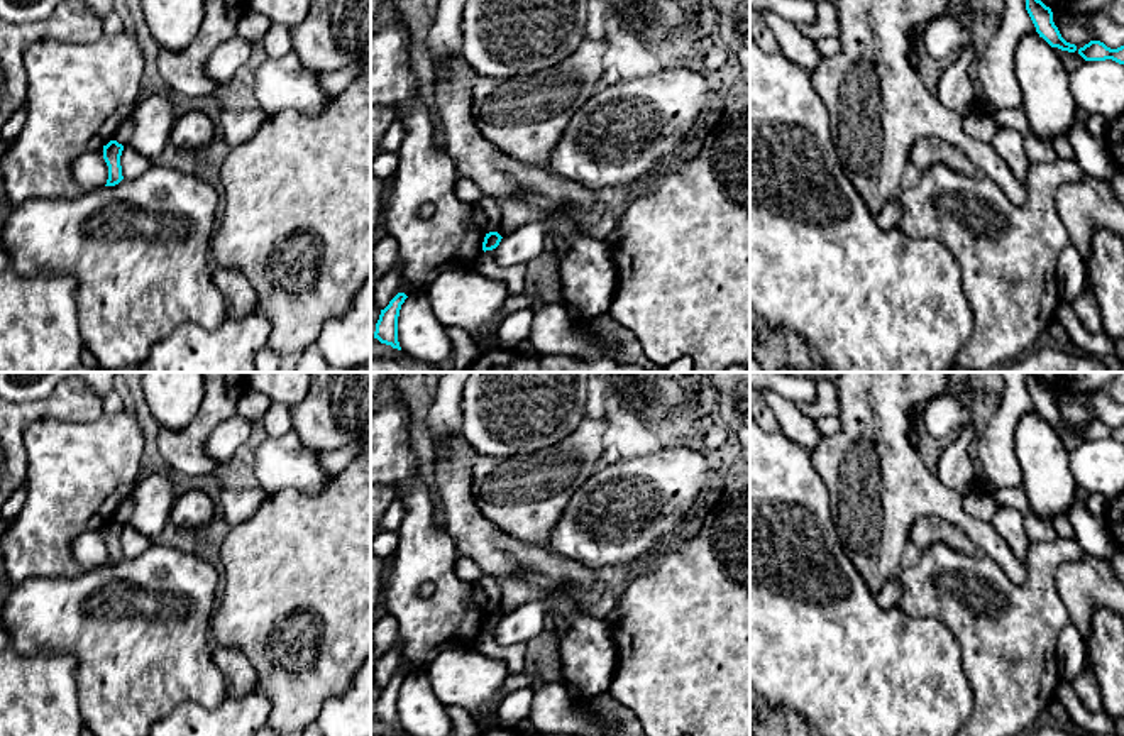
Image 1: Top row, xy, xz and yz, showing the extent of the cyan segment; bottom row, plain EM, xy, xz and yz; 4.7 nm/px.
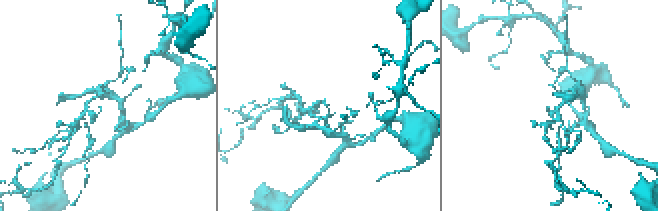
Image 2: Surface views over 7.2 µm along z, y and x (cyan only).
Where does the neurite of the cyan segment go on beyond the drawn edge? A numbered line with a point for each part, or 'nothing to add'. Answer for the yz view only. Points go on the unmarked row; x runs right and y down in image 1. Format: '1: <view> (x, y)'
nothing to add

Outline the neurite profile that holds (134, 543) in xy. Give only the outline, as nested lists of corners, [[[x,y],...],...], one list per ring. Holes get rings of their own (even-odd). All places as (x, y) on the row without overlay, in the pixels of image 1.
[[[124,525],[120,535],[122,555],[124,558],[137,558],[142,555],[151,545],[154,543],[152,538],[139,533],[137,530]]]

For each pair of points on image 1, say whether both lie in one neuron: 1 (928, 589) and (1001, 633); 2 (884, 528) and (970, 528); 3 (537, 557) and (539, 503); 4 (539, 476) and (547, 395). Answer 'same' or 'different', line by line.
1: same
2: same
3: different
4: different

